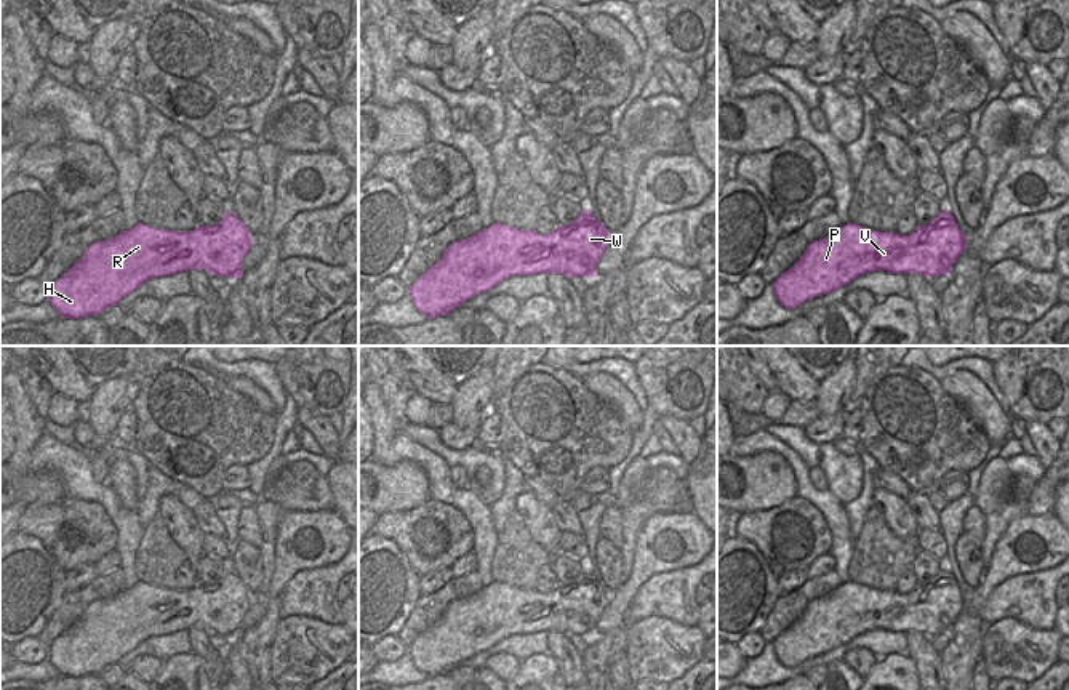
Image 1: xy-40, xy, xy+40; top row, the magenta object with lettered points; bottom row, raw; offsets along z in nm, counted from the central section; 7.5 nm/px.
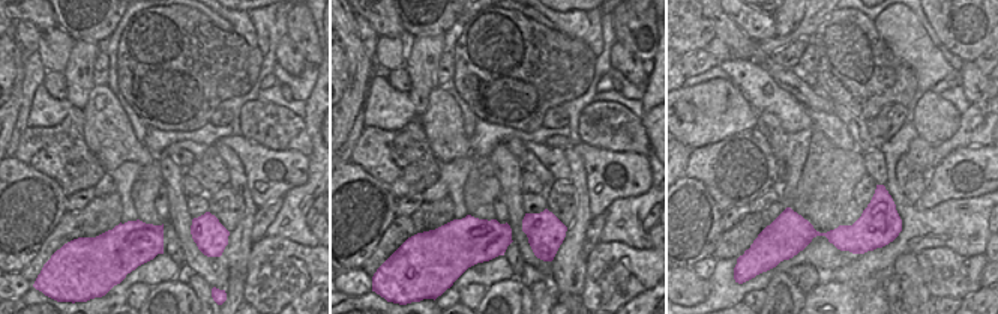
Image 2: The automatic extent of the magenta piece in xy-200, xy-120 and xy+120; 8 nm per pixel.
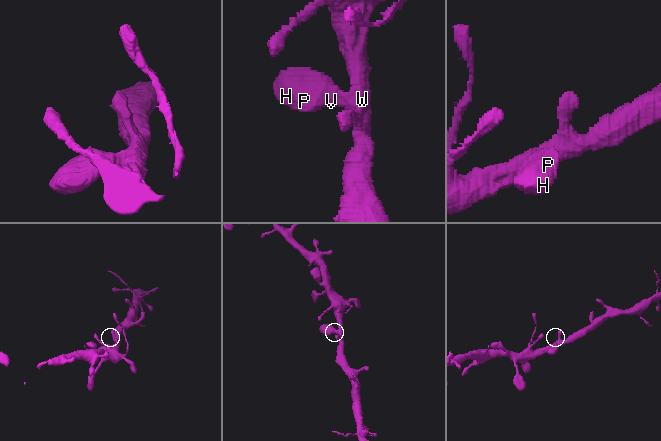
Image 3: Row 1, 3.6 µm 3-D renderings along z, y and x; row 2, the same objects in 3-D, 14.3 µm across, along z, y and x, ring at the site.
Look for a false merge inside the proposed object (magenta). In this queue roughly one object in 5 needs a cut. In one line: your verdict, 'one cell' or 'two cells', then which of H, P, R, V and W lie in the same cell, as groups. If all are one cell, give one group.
one cell; H P R V W

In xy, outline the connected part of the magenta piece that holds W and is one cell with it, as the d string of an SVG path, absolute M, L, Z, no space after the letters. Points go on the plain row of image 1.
M587 567L570 584L559 584L547 594L493 581L472 596L451 602L442 616L410 645L408 652L421 672L435 677L512 634L597 636L595 626L608 599L610 591Z

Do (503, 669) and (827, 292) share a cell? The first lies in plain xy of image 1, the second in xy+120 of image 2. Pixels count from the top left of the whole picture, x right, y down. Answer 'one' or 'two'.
two

